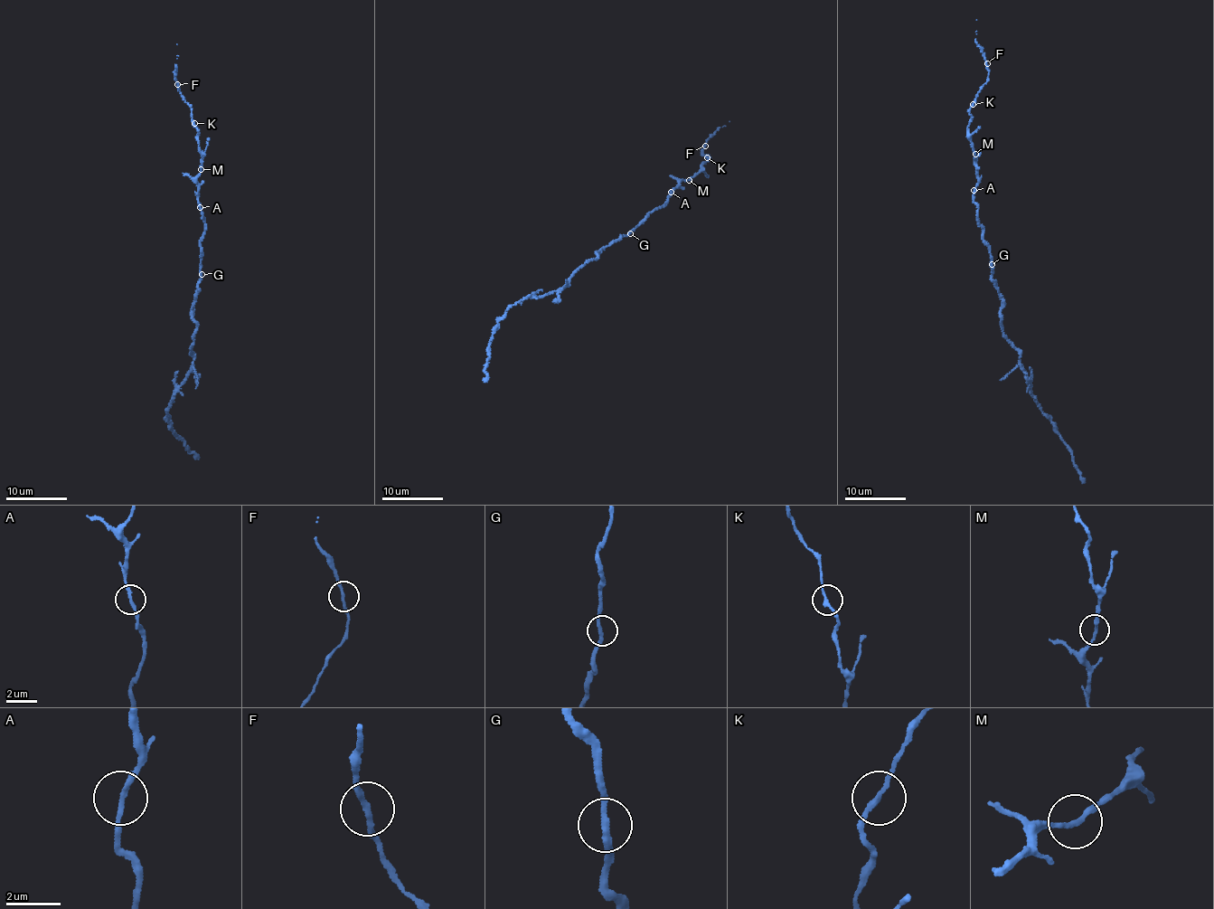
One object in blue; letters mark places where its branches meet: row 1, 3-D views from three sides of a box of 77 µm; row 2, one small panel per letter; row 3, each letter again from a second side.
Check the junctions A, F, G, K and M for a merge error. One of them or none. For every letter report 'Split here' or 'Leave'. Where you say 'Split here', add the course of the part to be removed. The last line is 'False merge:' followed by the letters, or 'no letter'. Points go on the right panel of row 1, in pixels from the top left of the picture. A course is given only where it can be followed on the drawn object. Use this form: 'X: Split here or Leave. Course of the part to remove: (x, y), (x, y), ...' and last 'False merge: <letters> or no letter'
A: Leave
F: Leave
G: Leave
K: Leave
M: Leave
False merge: no letter

